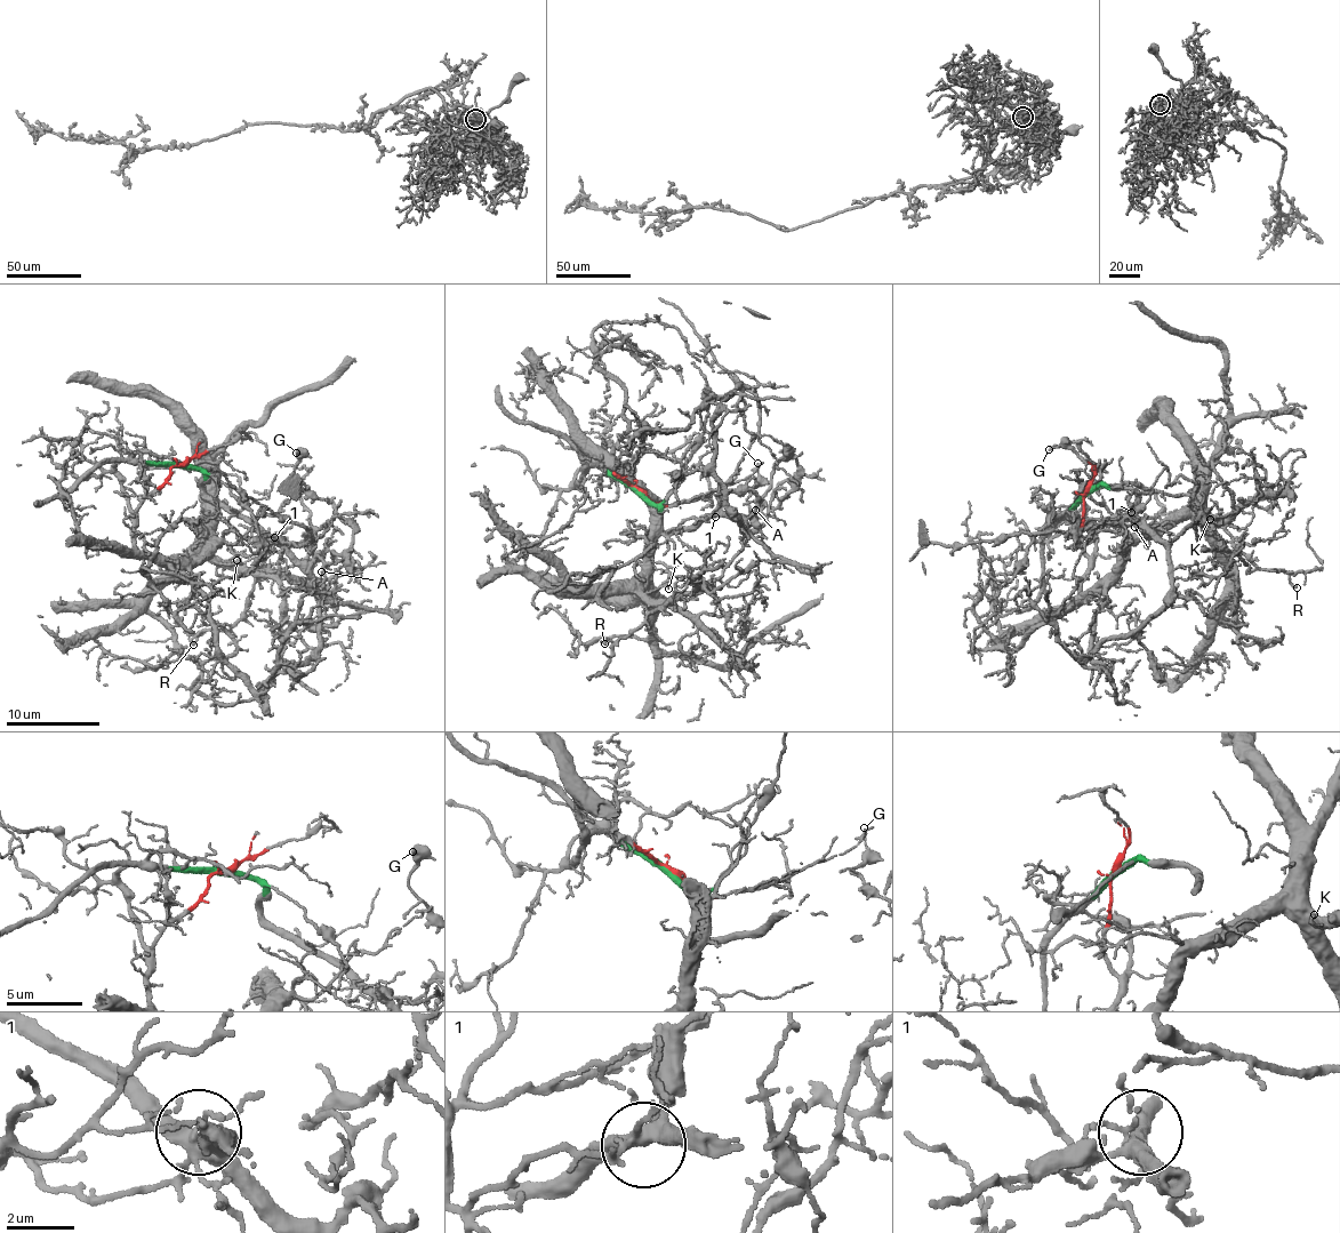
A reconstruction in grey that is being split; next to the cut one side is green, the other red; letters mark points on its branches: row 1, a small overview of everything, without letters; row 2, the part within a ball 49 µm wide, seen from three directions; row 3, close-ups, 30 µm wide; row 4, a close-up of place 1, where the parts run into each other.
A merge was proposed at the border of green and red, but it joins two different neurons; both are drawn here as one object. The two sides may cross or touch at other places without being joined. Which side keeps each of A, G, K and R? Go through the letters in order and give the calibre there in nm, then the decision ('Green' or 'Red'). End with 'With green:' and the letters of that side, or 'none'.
A: Thickness 120 nm. Green
G: Thickness 140 nm. Green
K: Thickness 140 nm. Red
R: Thickness 160 nm. Red
With green: A, G

